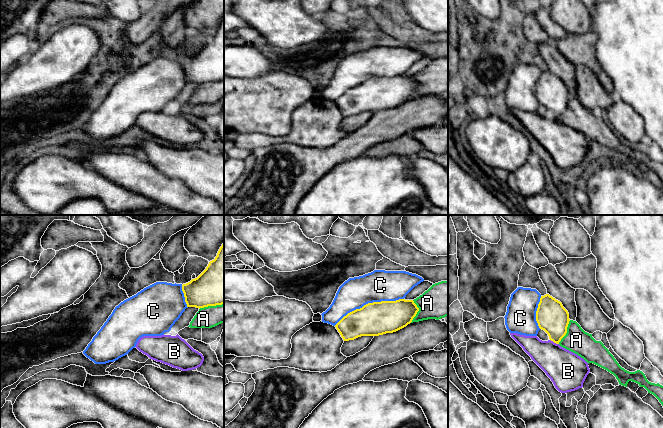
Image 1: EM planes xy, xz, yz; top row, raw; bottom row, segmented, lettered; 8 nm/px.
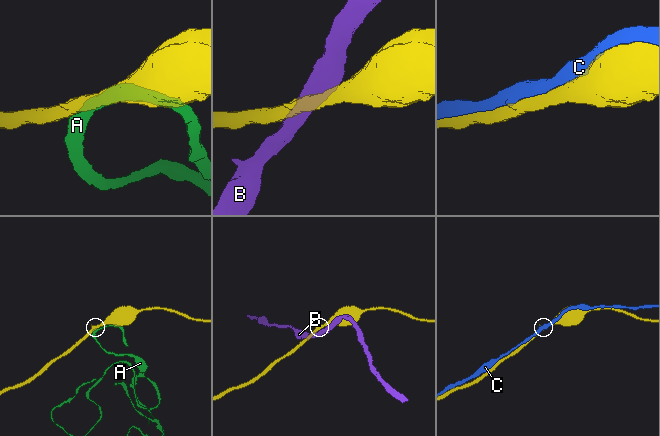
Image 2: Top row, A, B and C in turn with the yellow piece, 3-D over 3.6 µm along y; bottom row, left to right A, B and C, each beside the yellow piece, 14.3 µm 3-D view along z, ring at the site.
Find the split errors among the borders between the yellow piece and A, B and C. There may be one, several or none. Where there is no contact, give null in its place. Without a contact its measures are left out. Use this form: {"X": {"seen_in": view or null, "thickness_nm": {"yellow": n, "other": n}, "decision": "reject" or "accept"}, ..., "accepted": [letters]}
{"A": {"seen_in": "yz", "thickness_nm": {"yellow": 240, "other": 200}, "decision": "reject"}, "B": {"seen_in": "yz", "thickness_nm": {"yellow": 240, "other": 300}, "decision": "reject"}, "C": {"seen_in": "xz", "thickness_nm": {"yellow": 280, "other": 260}, "decision": "accept"}, "accepted": ["C"]}

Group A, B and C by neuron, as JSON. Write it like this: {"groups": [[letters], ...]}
{"groups": [["A"], ["B"], ["C"]]}

